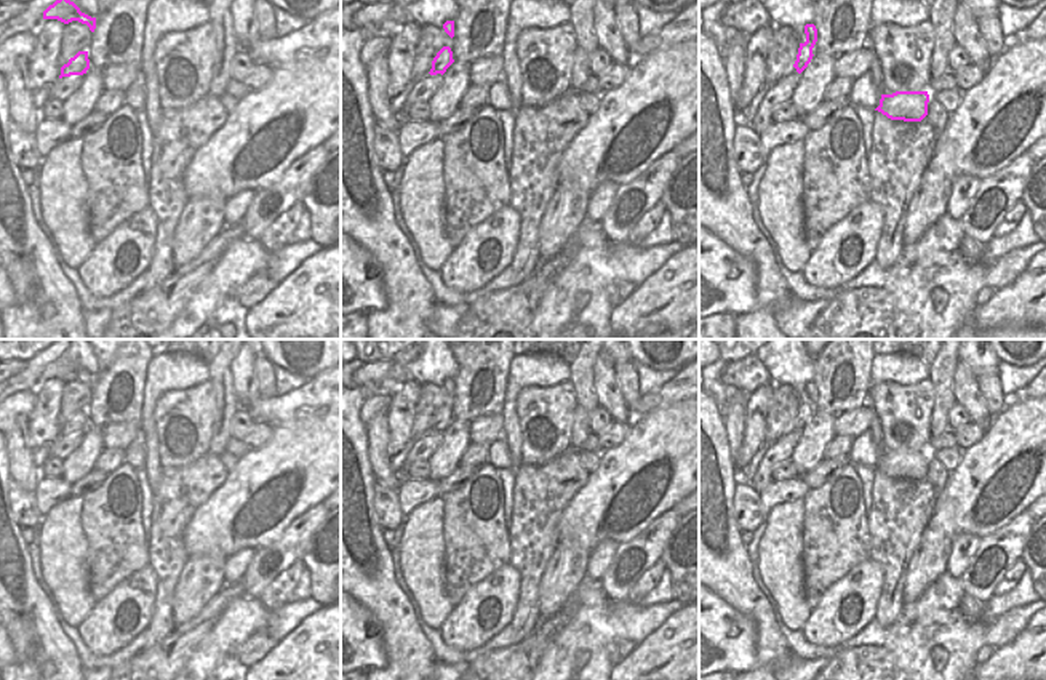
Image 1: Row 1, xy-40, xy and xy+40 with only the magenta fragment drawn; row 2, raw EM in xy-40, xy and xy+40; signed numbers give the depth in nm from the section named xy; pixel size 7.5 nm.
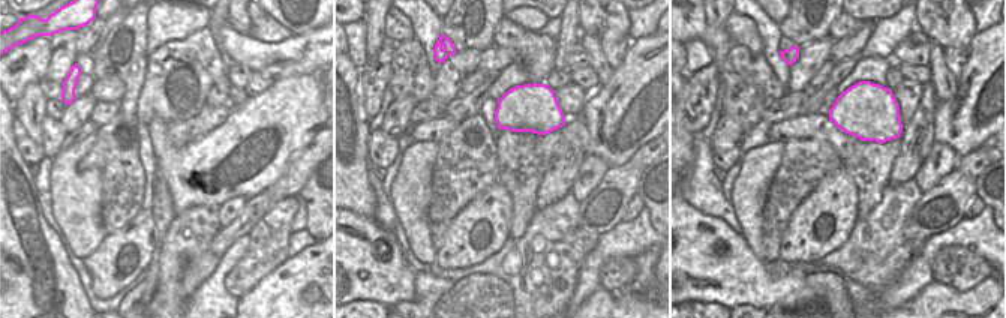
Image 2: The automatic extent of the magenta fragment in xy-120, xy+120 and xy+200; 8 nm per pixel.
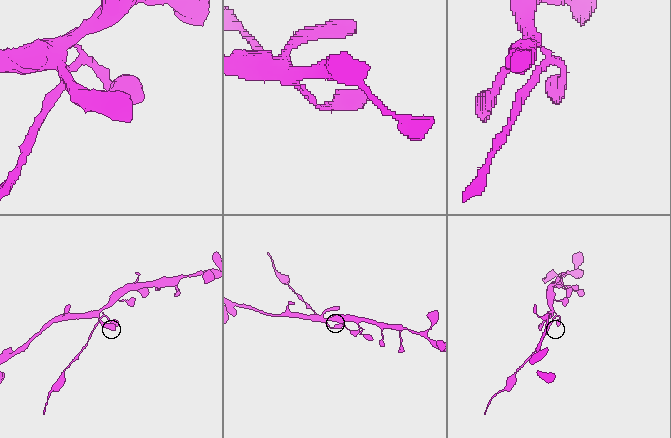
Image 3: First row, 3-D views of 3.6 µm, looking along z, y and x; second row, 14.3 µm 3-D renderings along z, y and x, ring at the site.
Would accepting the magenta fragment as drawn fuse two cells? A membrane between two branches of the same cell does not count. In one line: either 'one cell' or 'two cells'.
two cells

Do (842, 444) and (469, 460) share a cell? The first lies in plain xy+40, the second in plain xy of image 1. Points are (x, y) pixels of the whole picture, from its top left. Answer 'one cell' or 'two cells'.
one cell

